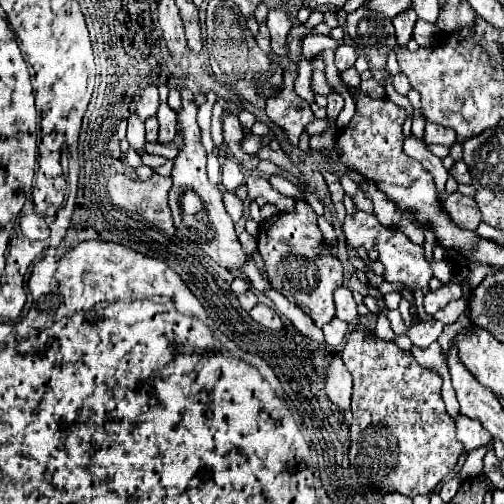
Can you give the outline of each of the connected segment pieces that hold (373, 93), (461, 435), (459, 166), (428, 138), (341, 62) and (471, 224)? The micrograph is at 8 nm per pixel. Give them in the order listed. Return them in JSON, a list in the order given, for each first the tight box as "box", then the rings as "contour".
[{"box":[360,79,386,99],"contour":[[[370,79],[370,81],[362,81],[360,83],[360,93],[364,95],[370,95],[374,99],[382,99],[386,95],[386,89],[382,83],[378,83],[376,79]]]},{"box":[452,413,492,451],"contour":[[[458,413],[456,417],[452,417],[454,423],[456,423],[456,429],[458,429],[458,439],[464,443],[466,451],[472,451],[472,449],[478,449],[482,445],[486,445],[492,435],[482,427],[482,423],[478,423],[476,419],[470,419],[470,417],[464,417],[462,413]]]},{"box":[450,161,470,183],"contour":[[[456,161],[454,167],[450,169],[450,175],[458,181],[458,183],[470,183],[470,173],[468,173],[468,167],[464,161]]]},{"box":[424,123,456,147],"contour":[[[426,123],[424,143],[426,145],[438,143],[438,145],[450,147],[450,145],[456,143],[456,135],[454,135],[454,131],[450,131],[450,127],[442,127],[442,125],[436,125],[436,123]]]},{"box":[336,45,356,71],"contour":[[[340,45],[338,49],[336,49],[336,67],[338,67],[338,71],[346,71],[348,67],[352,67],[354,65],[354,61],[356,61],[356,51],[354,51],[354,47],[350,47],[350,45]]]},{"box":[442,193,482,231],"contour":[[[452,193],[442,201],[444,211],[450,215],[450,219],[460,227],[468,231],[476,231],[478,223],[482,221],[482,213],[478,211],[478,203],[474,197],[466,197],[462,193]]]}]

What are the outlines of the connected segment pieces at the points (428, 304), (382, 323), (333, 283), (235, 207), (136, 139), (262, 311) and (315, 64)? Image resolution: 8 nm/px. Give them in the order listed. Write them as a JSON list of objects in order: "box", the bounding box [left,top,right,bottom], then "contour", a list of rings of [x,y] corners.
[{"box":[424,281,462,315],"contour":[[[450,281],[448,285],[444,285],[444,287],[436,289],[436,291],[426,293],[426,297],[424,297],[424,309],[426,309],[426,313],[434,315],[436,311],[440,311],[442,307],[446,307],[450,301],[454,301],[458,297],[462,297],[462,287],[458,283]]]},{"box":[374,313,396,341],"contour":[[[382,313],[378,315],[378,319],[374,331],[377,337],[380,337],[381,339],[384,340],[393,341],[396,337],[396,334],[391,328],[390,321]]]},{"box":[258,201,344,327],"contour":[[[296,201],[294,211],[276,213],[272,219],[260,223],[258,253],[264,259],[270,283],[288,301],[296,303],[318,327],[334,317],[334,289],[342,285],[344,271],[338,257],[324,247],[322,233],[316,223],[316,213],[306,201]]]},{"box":[223,192,244,223],"contour":[[[225,192],[223,193],[223,202],[232,221],[236,223],[242,217],[244,212],[242,201],[235,193]]]},{"box":[128,115,146,155],"contour":[[[132,115],[130,119],[128,119],[128,143],[130,143],[130,147],[138,153],[138,155],[142,155],[142,153],[146,153],[146,137],[144,137],[144,123],[138,119],[138,115]]]},{"box":[250,303,282,329],"contour":[[[258,303],[252,311],[250,311],[250,315],[252,315],[252,319],[254,321],[258,321],[260,325],[264,325],[264,327],[268,327],[268,329],[282,329],[282,319],[278,317],[278,313],[274,311],[274,309],[270,309],[268,305],[264,305],[264,303]]]},{"box":[312,55,334,96],"contour":[[[322,55],[314,57],[312,59],[312,69],[314,69],[314,75],[312,75],[312,89],[314,89],[315,94],[327,96],[334,89],[326,83],[324,79],[324,63],[322,63]]]}]

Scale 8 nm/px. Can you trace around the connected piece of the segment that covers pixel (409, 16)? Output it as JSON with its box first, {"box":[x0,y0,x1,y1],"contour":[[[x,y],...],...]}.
{"box":[392,9,416,45],"contour":[[[414,9],[406,11],[406,15],[396,15],[392,19],[392,23],[396,27],[396,43],[406,45],[412,39],[412,29],[414,29],[414,23],[416,23]]]}

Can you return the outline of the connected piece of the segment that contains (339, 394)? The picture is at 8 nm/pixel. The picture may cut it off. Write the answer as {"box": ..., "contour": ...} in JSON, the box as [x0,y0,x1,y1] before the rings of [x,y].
{"box":[326,357,352,411],"contour":[[[334,357],[326,375],[328,375],[328,387],[326,387],[328,397],[340,409],[346,411],[350,407],[350,395],[352,395],[352,375],[350,375],[350,371],[346,369],[346,365],[342,363],[340,357]]]}

